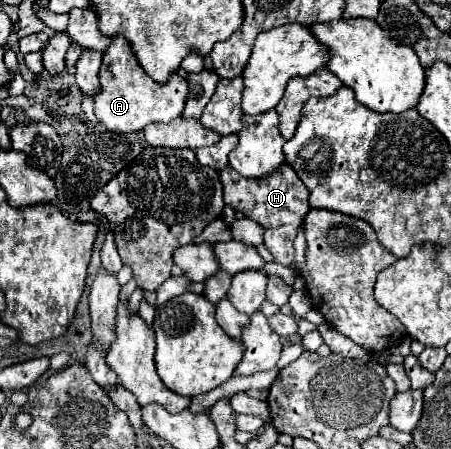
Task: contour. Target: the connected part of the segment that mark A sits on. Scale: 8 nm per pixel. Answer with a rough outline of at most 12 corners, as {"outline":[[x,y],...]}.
{"outline":[[123,36],[99,72],[97,120],[131,134],[183,114],[189,84],[161,86]]}

